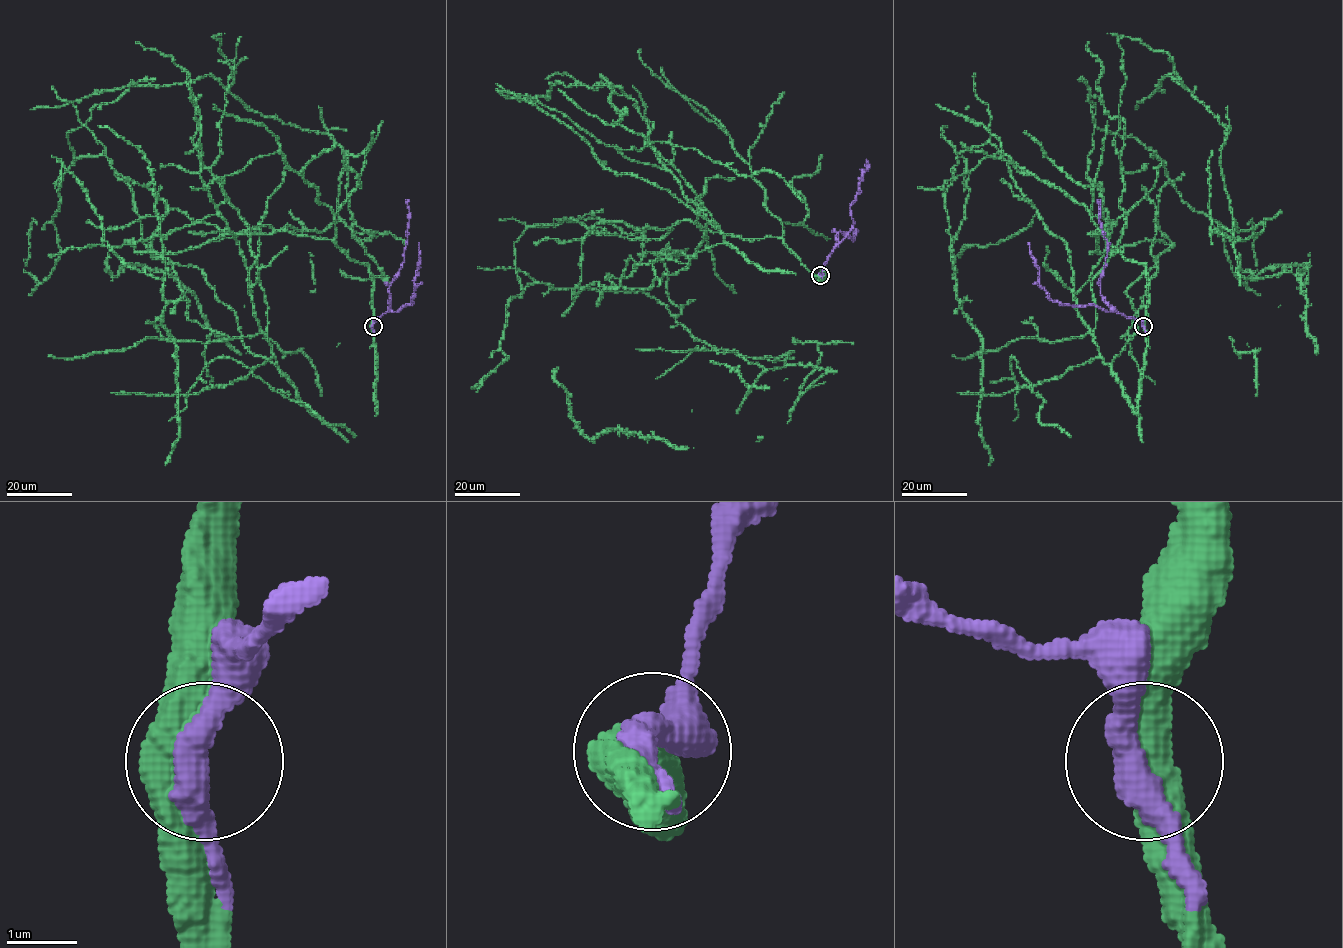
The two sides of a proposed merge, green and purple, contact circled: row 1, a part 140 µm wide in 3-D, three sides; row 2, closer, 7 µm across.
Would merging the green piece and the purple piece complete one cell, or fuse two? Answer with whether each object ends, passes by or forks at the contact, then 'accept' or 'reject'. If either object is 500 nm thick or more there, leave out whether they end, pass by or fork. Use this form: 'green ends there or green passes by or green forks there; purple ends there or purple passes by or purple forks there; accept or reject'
accept

